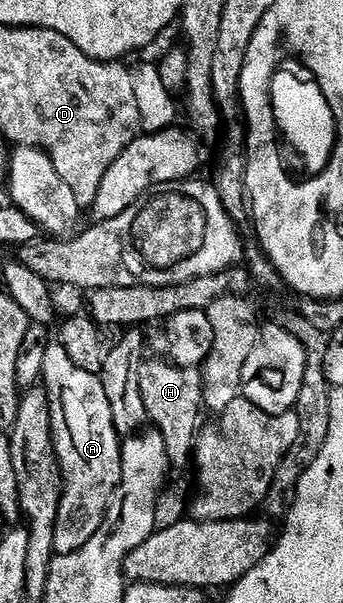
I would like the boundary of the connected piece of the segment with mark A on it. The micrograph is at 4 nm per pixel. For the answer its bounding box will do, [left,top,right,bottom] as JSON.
[40,341,122,555]

